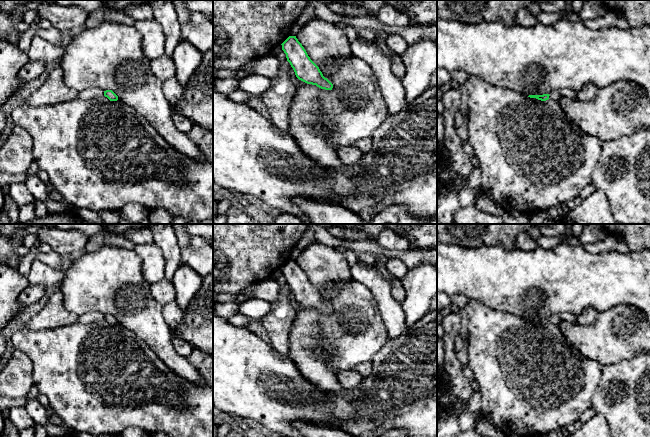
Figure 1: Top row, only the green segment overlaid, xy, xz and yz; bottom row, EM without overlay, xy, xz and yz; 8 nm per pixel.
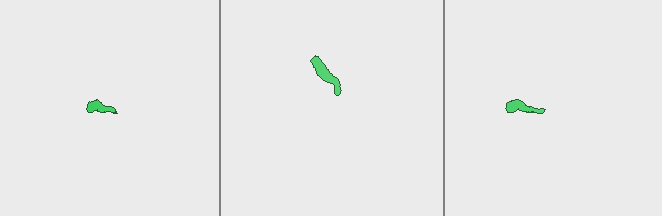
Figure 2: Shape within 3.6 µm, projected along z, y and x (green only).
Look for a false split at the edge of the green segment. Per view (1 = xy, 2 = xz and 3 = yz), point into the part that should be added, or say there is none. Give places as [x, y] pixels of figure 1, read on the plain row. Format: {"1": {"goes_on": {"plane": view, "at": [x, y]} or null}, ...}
{"1": {"goes_on": null}, "2": {"goes_on": null}, "3": {"goes_on": {"plane": "yz", "at": [554, 319]}}}

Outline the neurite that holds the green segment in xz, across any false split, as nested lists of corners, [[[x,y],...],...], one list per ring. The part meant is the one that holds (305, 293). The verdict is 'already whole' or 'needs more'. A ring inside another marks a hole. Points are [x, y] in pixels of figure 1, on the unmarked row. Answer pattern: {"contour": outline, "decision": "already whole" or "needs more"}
{"contour": [[[289,260],[282,268],[287,285],[293,292],[296,301],[325,314],[332,314],[333,308],[323,300],[319,291],[310,283],[296,260]]], "decision": "already whole"}

